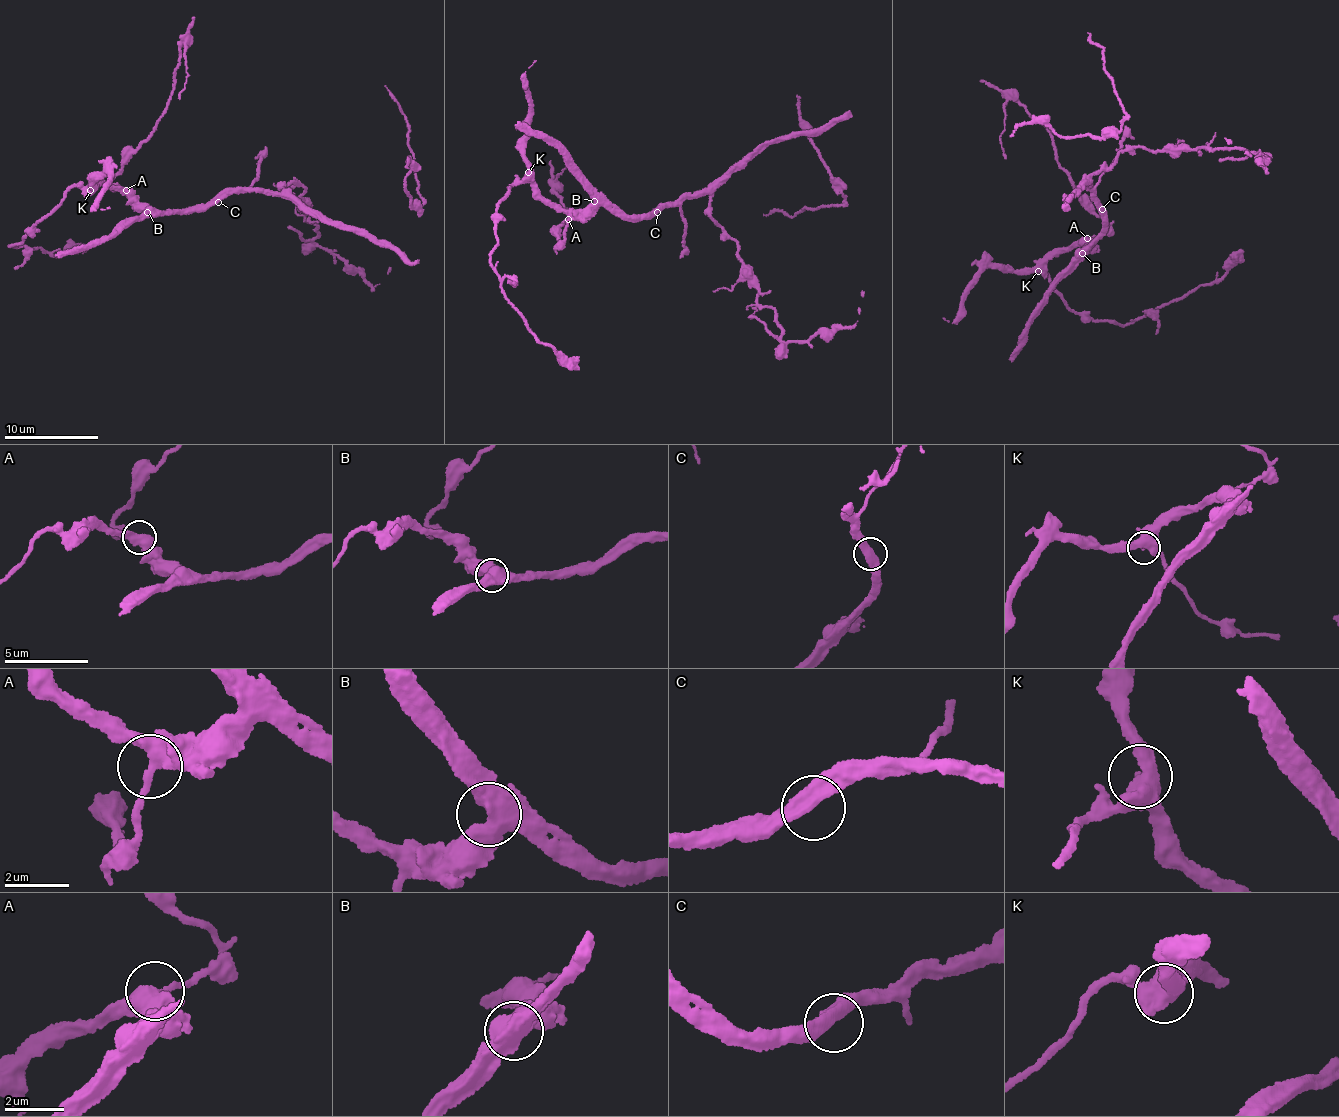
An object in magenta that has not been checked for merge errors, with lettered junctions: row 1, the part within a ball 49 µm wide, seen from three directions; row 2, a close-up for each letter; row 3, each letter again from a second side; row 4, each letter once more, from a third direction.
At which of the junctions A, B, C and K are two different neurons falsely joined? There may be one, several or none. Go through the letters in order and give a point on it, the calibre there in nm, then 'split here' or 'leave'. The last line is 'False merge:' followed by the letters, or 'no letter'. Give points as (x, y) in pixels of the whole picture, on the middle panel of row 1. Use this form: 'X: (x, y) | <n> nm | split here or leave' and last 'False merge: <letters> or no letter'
A: (568, 219) | 360 nm | leave
B: (594, 201) | 600 nm | leave
C: (657, 212) | 480 nm | leave
K: (528, 172) | 500 nm | leave
False merge: no letter

